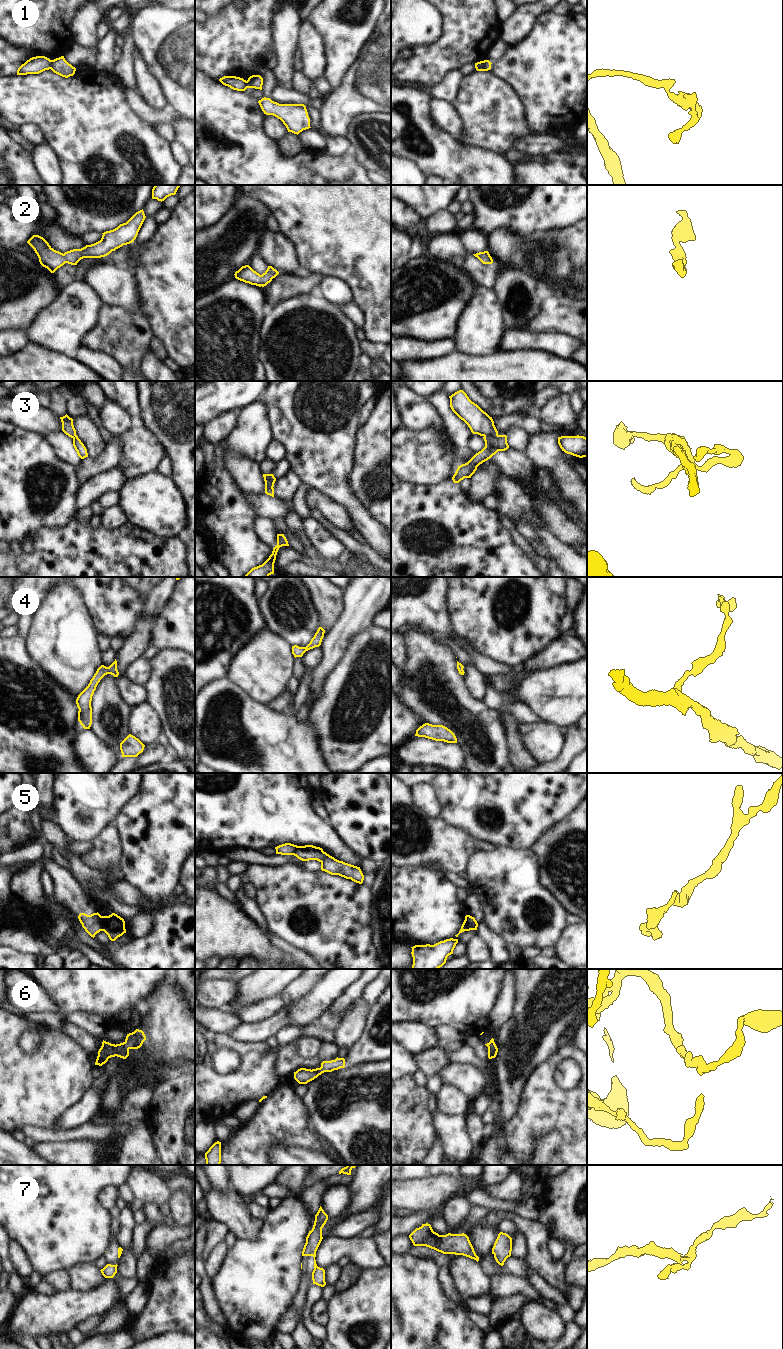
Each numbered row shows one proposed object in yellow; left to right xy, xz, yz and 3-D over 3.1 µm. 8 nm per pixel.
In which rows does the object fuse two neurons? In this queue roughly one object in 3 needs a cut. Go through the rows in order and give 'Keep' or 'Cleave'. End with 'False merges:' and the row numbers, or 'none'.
1: Cleave
2: Keep
3: Cleave
4: Keep
5: Cleave
6: Keep
7: Cleave
False merges: 1, 3, 5, 7

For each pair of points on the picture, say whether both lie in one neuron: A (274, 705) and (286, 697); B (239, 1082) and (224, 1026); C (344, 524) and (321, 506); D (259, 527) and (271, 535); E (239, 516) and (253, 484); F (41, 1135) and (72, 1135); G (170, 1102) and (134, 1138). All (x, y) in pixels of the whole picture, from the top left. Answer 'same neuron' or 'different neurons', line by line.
A: same neuron
B: different neurons
C: same neuron
D: same neuron
E: different neurons
F: same neuron
G: different neurons

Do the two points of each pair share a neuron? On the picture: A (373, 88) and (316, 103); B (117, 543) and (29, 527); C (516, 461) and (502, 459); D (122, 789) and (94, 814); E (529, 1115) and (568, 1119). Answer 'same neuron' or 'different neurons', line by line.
A: different neurons
B: different neurons
C: same neuron
D: same neuron
E: same neuron

